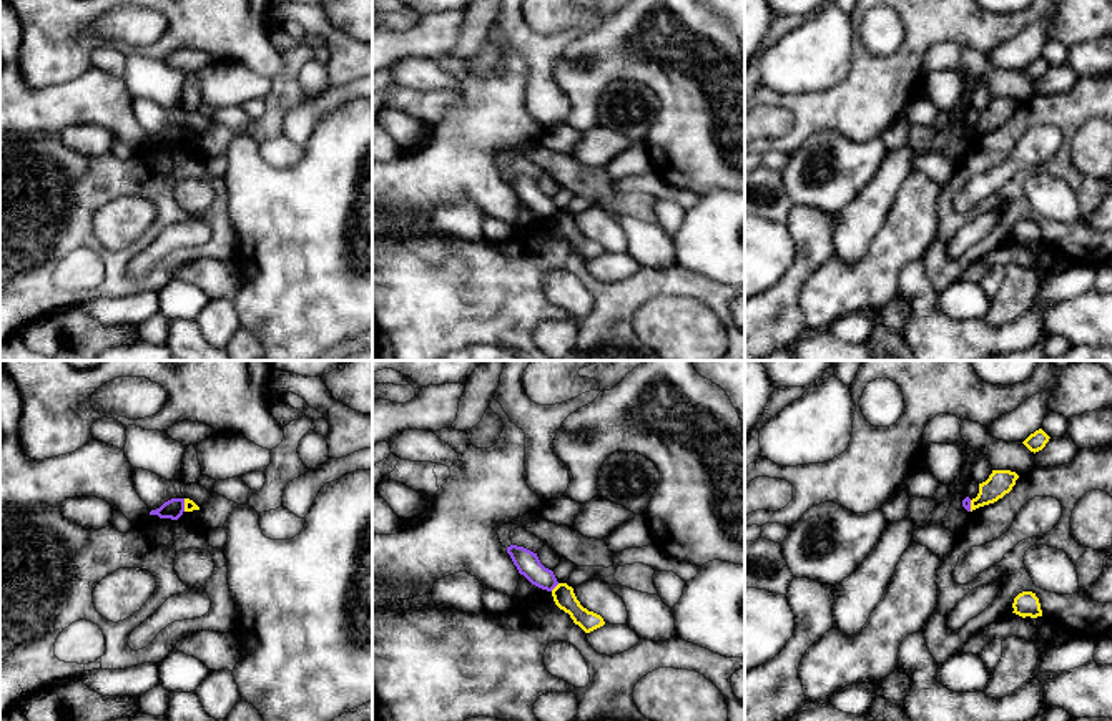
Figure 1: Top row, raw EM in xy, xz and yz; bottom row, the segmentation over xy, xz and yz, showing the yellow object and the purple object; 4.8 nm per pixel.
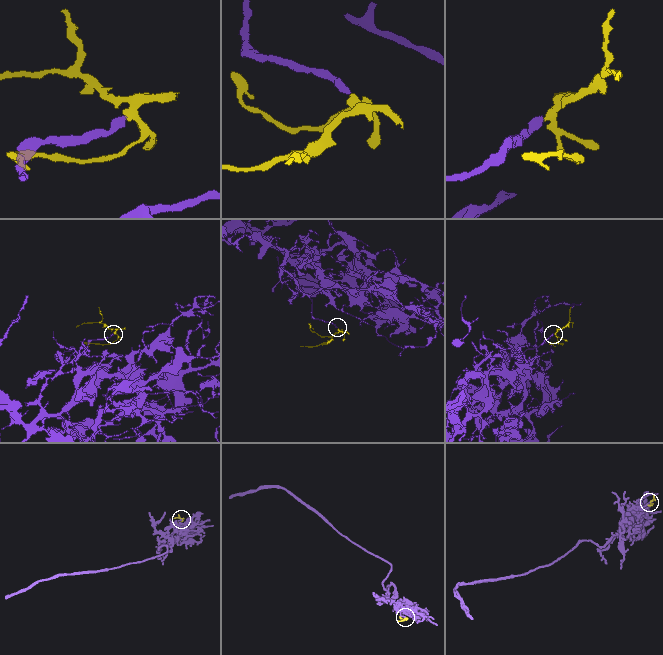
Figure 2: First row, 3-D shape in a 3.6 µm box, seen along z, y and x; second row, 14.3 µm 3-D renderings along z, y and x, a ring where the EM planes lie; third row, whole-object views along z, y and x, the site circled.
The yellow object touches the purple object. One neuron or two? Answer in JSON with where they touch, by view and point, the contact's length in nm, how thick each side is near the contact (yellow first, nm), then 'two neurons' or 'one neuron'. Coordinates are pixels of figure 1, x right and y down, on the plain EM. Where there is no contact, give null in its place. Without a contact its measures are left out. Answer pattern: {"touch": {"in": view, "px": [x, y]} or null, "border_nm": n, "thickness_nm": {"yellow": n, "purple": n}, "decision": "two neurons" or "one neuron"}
{"touch": {"in": "xz", "px": [556, 215]}, "border_nm": 60, "thickness_nm": {"yellow": 110, "purple": 120}, "decision": "two neurons"}

